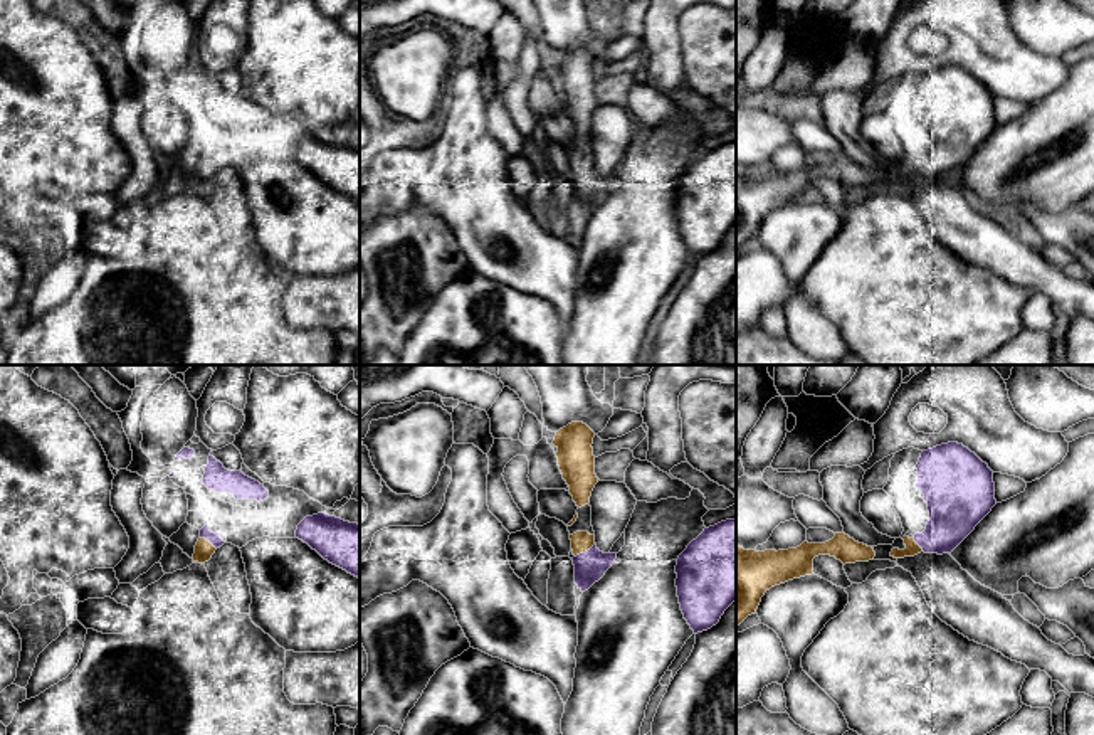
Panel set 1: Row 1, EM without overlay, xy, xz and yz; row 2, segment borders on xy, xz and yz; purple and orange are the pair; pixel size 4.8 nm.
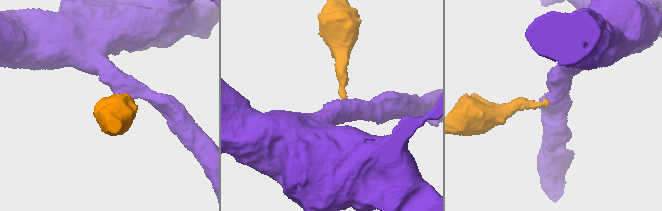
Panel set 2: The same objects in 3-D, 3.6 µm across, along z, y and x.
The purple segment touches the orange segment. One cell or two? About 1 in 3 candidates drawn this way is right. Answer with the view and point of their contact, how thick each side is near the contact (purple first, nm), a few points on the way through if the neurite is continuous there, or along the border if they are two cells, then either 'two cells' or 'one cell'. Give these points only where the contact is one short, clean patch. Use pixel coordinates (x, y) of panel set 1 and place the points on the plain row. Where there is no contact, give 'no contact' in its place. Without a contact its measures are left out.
xz (585, 175) | 150/100 nm | one cell

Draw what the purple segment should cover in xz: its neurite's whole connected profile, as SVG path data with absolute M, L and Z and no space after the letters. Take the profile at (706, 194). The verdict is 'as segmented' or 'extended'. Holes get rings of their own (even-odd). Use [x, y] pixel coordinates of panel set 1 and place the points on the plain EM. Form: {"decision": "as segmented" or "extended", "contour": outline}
{"decision": "as segmented", "contour": "M736 143L704 151L679 178L676 197L681 234L694 257L716 249L736 224Z"}

